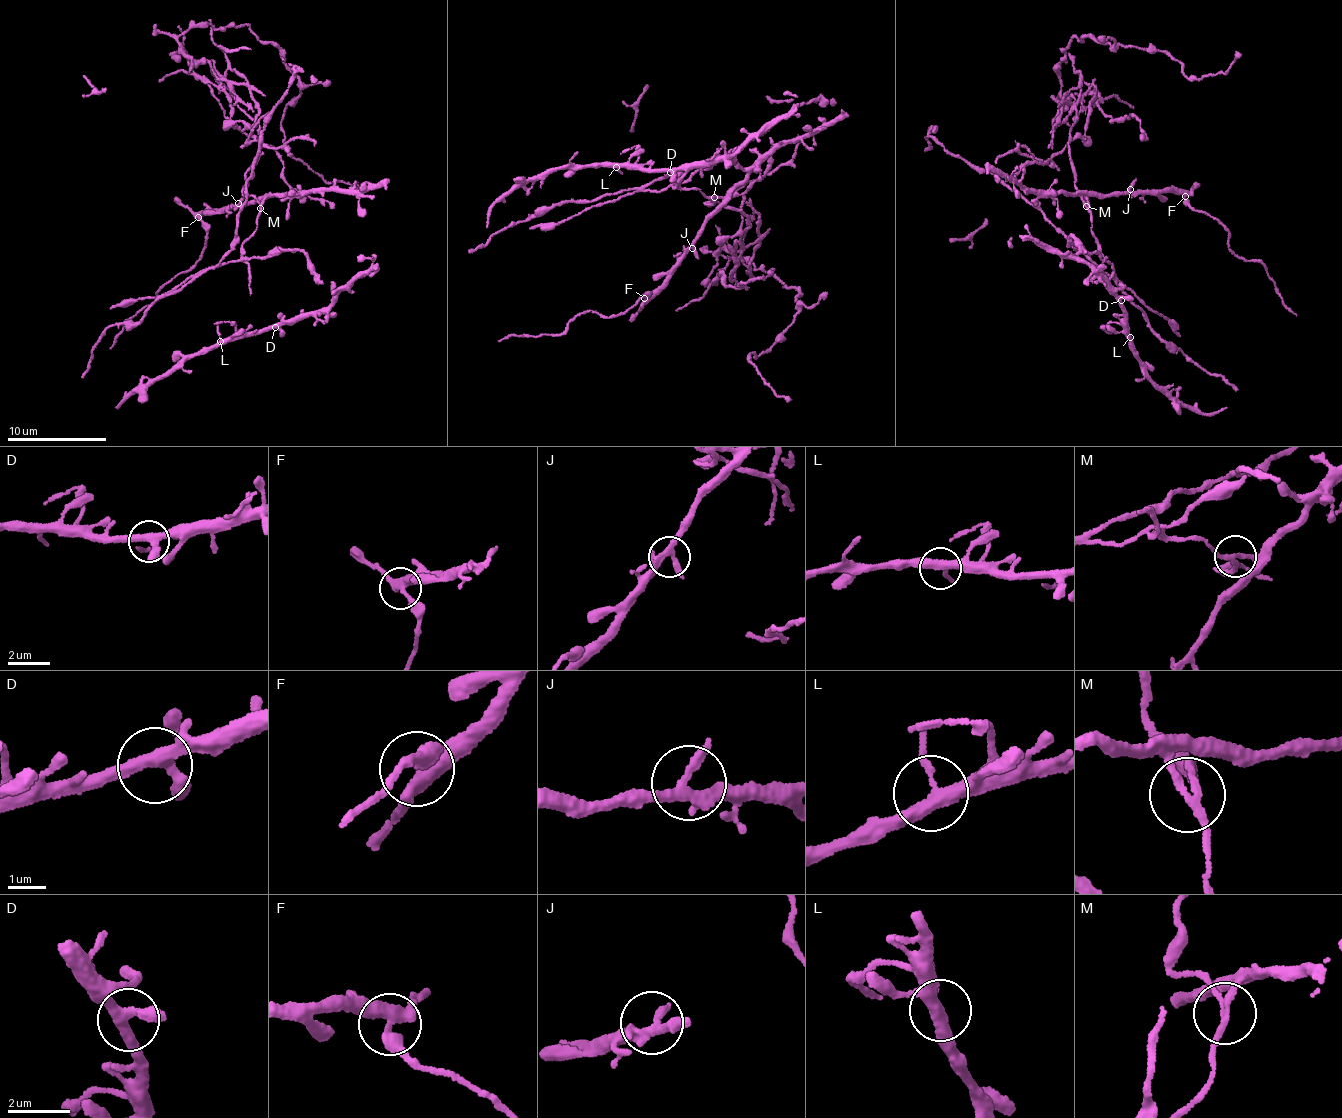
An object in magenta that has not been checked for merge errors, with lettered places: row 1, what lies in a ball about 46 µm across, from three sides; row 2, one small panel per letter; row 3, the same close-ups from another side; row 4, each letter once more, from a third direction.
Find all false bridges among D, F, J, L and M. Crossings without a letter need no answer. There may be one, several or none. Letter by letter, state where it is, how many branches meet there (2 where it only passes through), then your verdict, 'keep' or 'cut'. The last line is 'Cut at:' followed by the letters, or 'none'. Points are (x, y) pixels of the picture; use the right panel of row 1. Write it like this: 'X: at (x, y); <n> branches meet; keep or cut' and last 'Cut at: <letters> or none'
D: at (1121, 300); 3 branches meet; keep
F: at (1185, 196); 3 branches meet; cut
J: at (1130, 189); 2 branches meet; keep
L: at (1130, 337); 3 branches meet; keep
M: at (1086, 206); 3 branches meet; cut
Cut at: F, M

